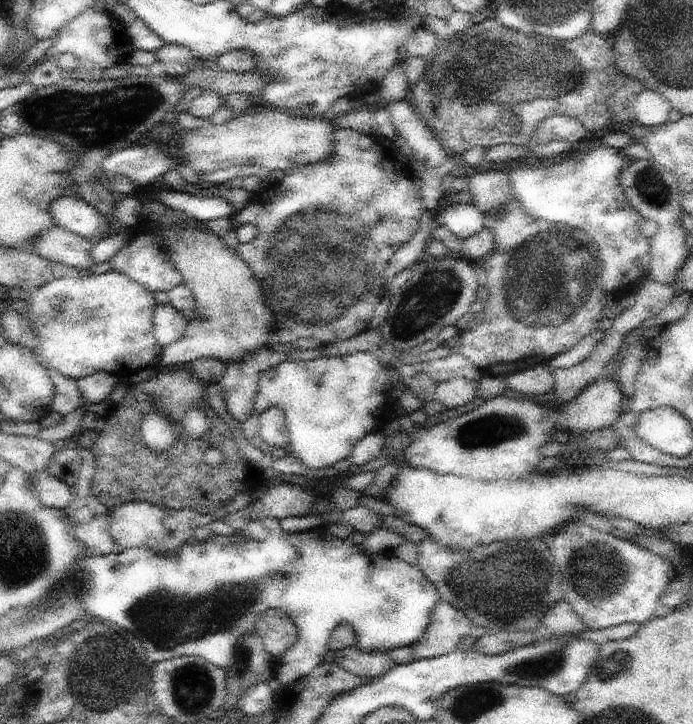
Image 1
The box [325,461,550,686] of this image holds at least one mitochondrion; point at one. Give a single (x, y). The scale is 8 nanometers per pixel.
(492, 586)

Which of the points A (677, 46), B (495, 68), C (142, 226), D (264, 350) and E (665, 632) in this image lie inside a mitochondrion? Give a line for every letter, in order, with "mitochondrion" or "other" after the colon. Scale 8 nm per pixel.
A: mitochondrion
B: mitochondrion
C: other
D: other
E: other

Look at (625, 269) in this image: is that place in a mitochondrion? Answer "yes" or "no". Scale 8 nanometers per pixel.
no

